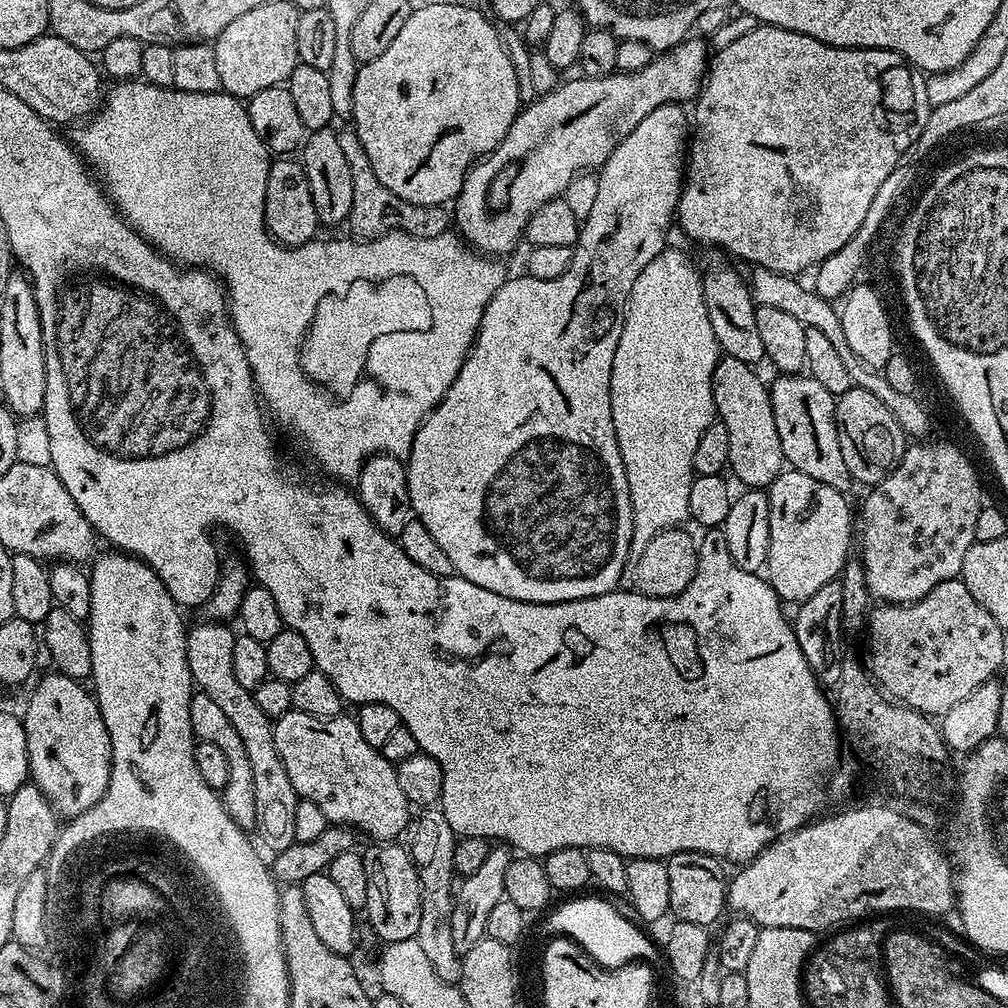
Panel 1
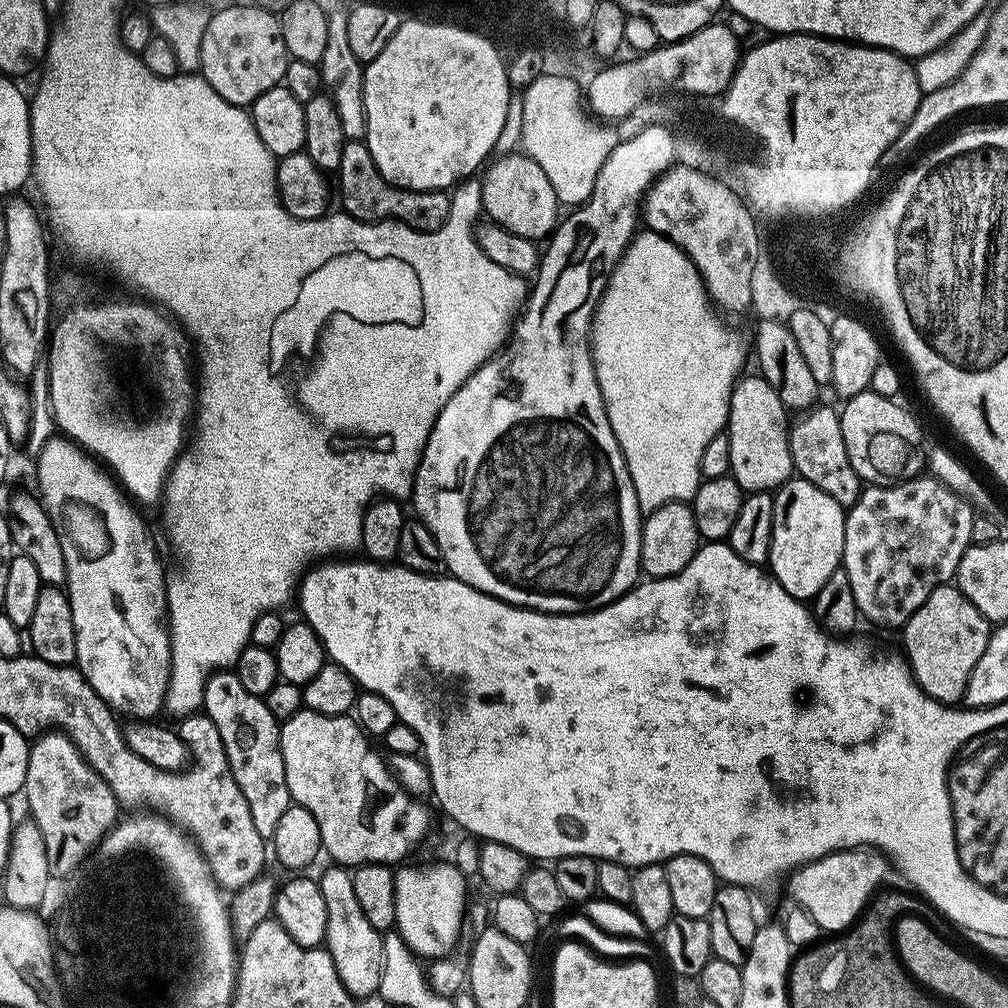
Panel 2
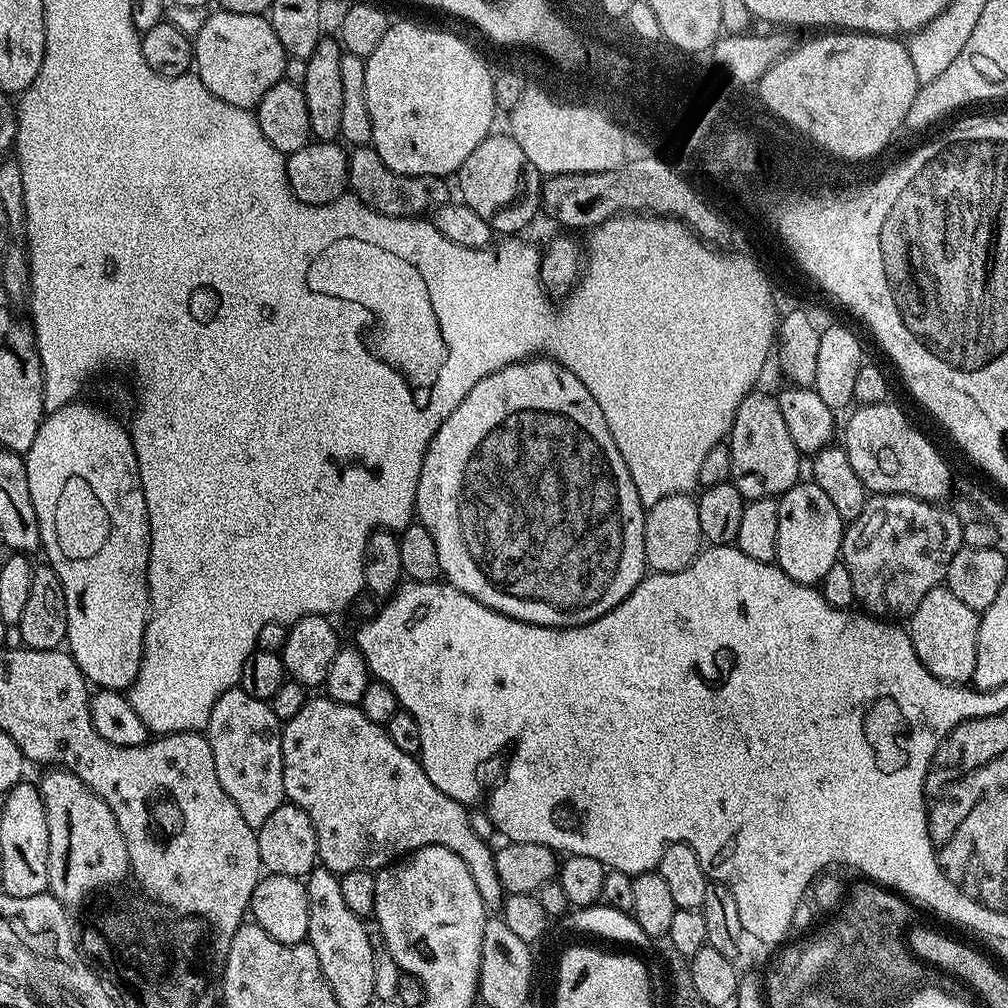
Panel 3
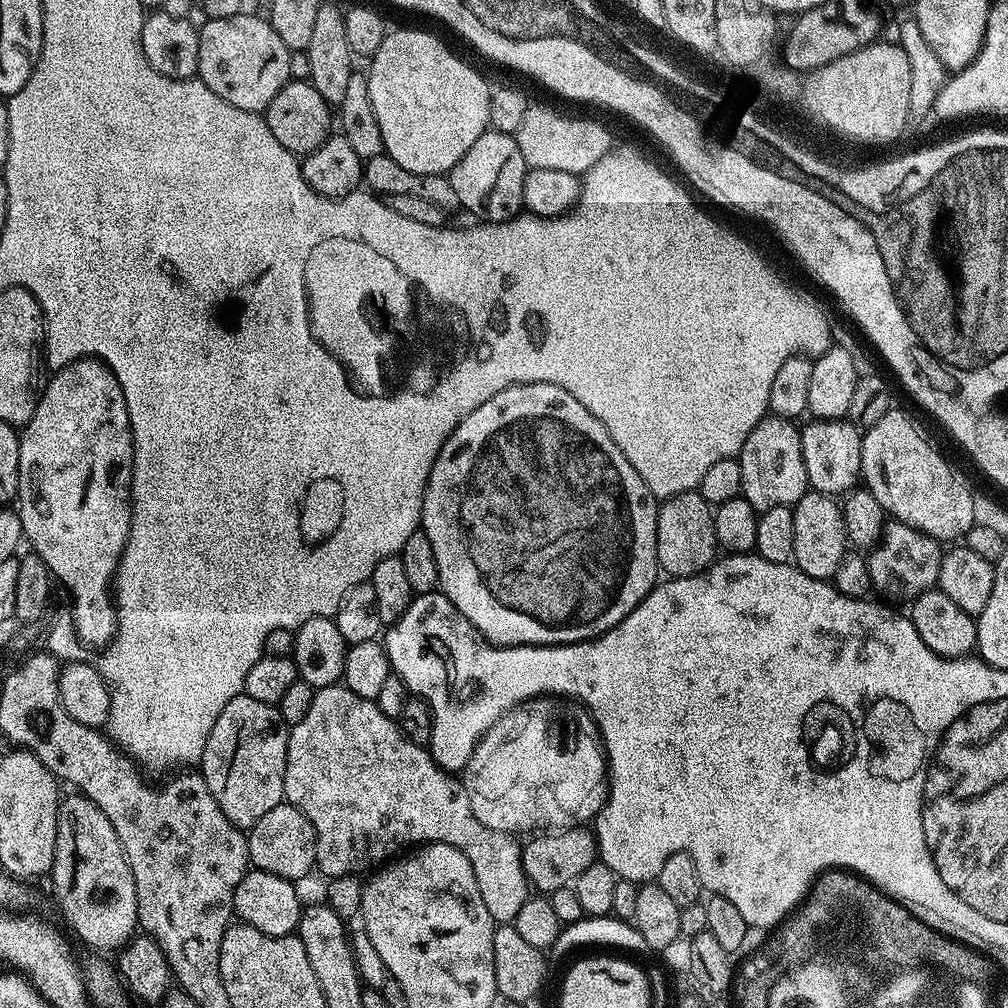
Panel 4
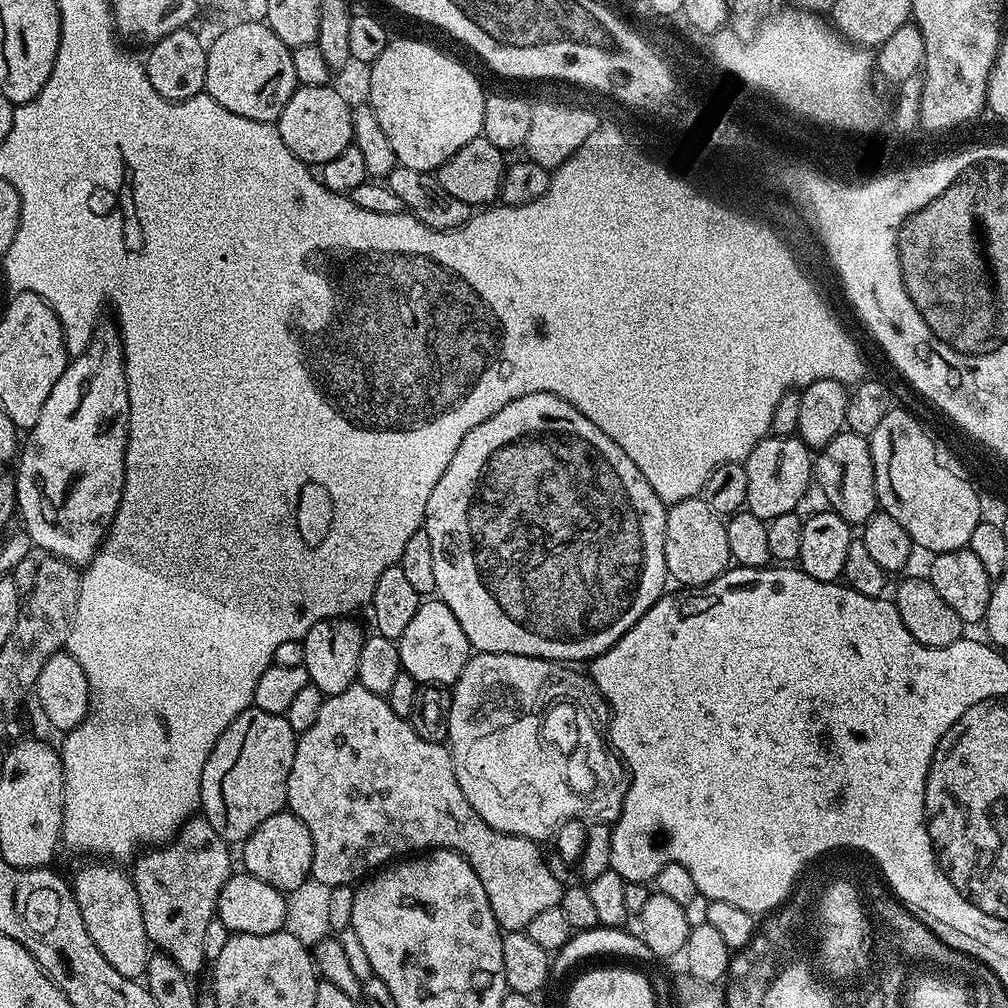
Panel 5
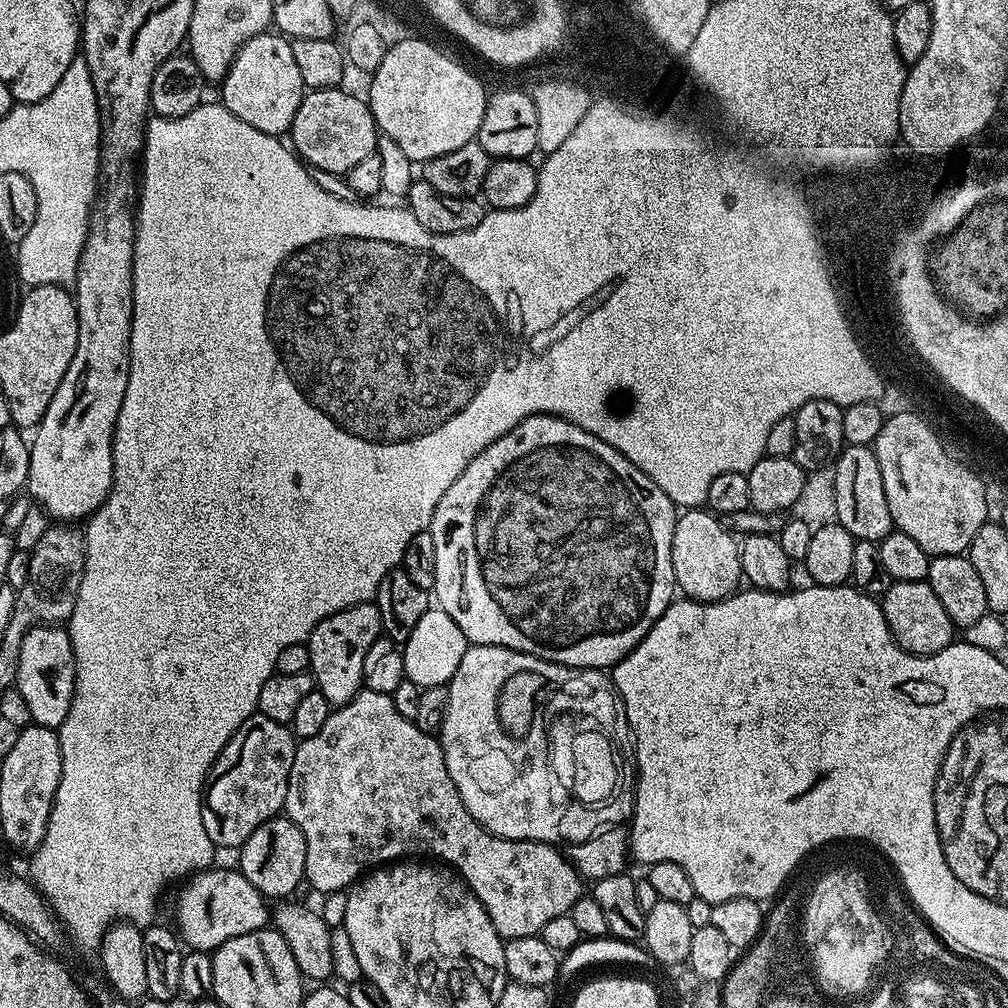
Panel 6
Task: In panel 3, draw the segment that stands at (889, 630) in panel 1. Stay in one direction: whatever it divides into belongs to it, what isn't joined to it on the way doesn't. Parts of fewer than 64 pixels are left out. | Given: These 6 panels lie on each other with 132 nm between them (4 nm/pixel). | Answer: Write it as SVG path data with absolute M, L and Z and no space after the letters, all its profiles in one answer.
M947 586L932 588L907 617L906 631L922 666L946 684L967 685L972 679L978 658L978 626L981 613L958 599Z

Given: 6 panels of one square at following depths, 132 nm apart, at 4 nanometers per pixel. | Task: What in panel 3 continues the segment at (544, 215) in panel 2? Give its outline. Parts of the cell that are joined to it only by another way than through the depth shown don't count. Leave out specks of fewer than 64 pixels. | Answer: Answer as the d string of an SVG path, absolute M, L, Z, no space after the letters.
M489 134L477 146L474 154L462 162L458 173L460 179L460 196L463 203L478 214L478 218L501 224L504 228L520 228L535 218L541 211L540 190L542 187L541 173L533 164L528 163L526 154L522 154L522 146L513 140L511 135L496 136Z

